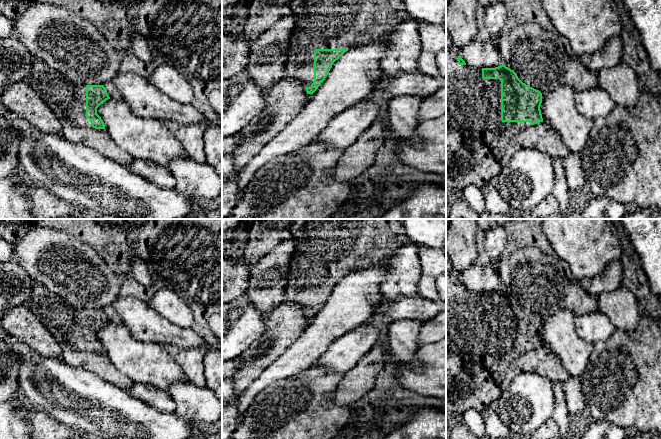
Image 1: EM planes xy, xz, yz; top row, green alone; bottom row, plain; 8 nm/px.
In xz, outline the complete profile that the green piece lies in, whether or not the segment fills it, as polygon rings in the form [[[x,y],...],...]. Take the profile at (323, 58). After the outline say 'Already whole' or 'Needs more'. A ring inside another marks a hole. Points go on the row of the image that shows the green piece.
[[[305,0],[295,19],[283,75],[299,79],[306,86],[307,94],[313,94],[318,89],[333,63],[346,51],[388,35],[399,22],[415,20],[405,11],[403,0]]]. Needs more

